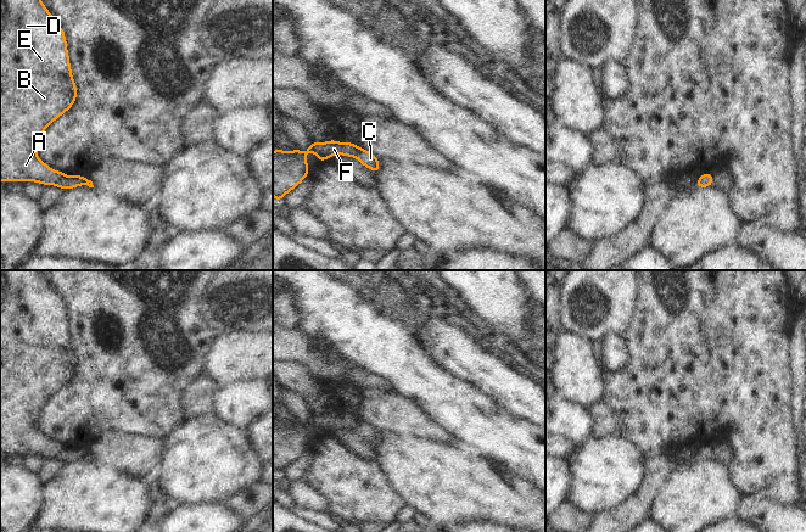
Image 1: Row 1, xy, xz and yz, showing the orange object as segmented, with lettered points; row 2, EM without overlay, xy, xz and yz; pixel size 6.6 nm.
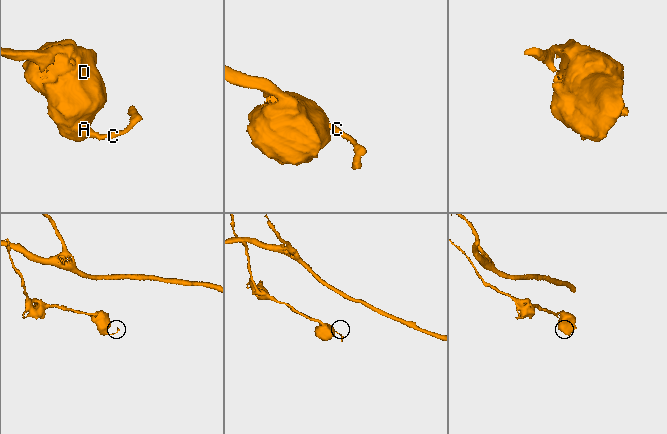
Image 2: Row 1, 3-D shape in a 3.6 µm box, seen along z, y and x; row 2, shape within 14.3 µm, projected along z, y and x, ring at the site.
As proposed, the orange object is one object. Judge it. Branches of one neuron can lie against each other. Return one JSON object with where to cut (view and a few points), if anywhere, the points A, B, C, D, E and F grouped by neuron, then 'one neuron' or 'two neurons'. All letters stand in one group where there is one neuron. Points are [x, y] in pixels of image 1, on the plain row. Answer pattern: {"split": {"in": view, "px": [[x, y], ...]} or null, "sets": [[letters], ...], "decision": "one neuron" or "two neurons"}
{"split": {"in": "xz", "px": [[360, 420], [354, 429]]}, "sets": [["A", "B", "D", "E", "F"], ["C"]], "decision": "two neurons"}

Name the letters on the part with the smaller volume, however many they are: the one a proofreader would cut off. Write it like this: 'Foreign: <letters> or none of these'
Foreign: C

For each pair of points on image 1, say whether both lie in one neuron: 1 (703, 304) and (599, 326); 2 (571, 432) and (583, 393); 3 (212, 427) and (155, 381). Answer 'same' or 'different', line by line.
1: different
2: different
3: different

